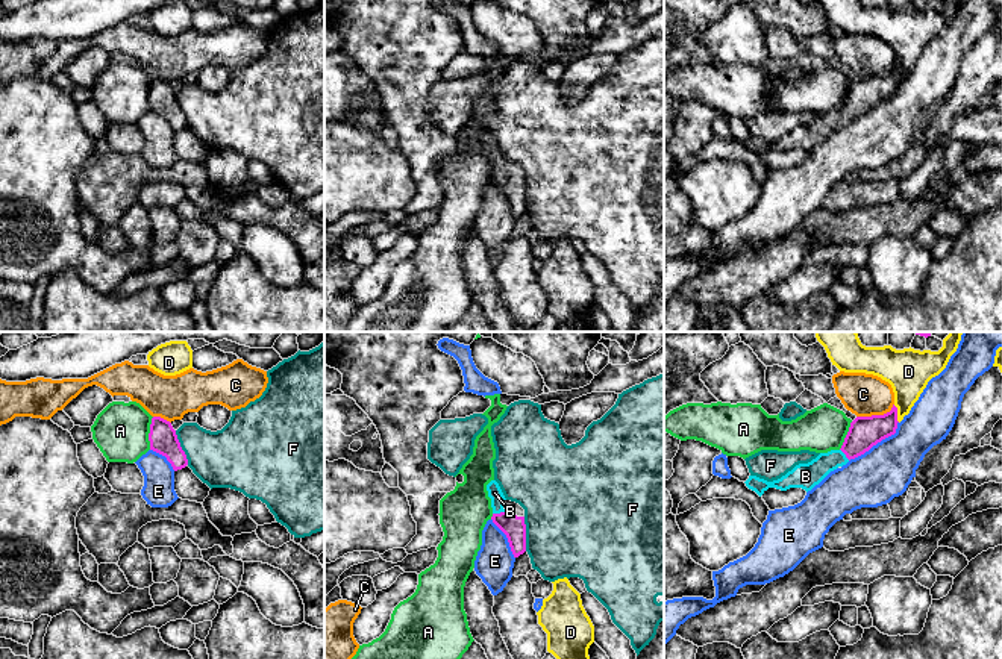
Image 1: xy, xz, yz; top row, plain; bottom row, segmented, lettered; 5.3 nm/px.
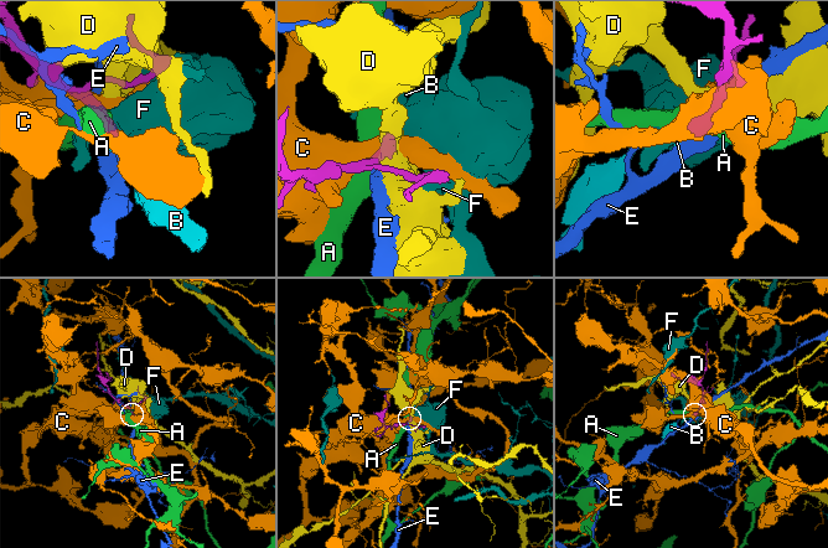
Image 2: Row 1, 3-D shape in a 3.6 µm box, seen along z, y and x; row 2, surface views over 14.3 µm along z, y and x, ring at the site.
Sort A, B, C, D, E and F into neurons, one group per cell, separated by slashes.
A / B / C / D / E / F

